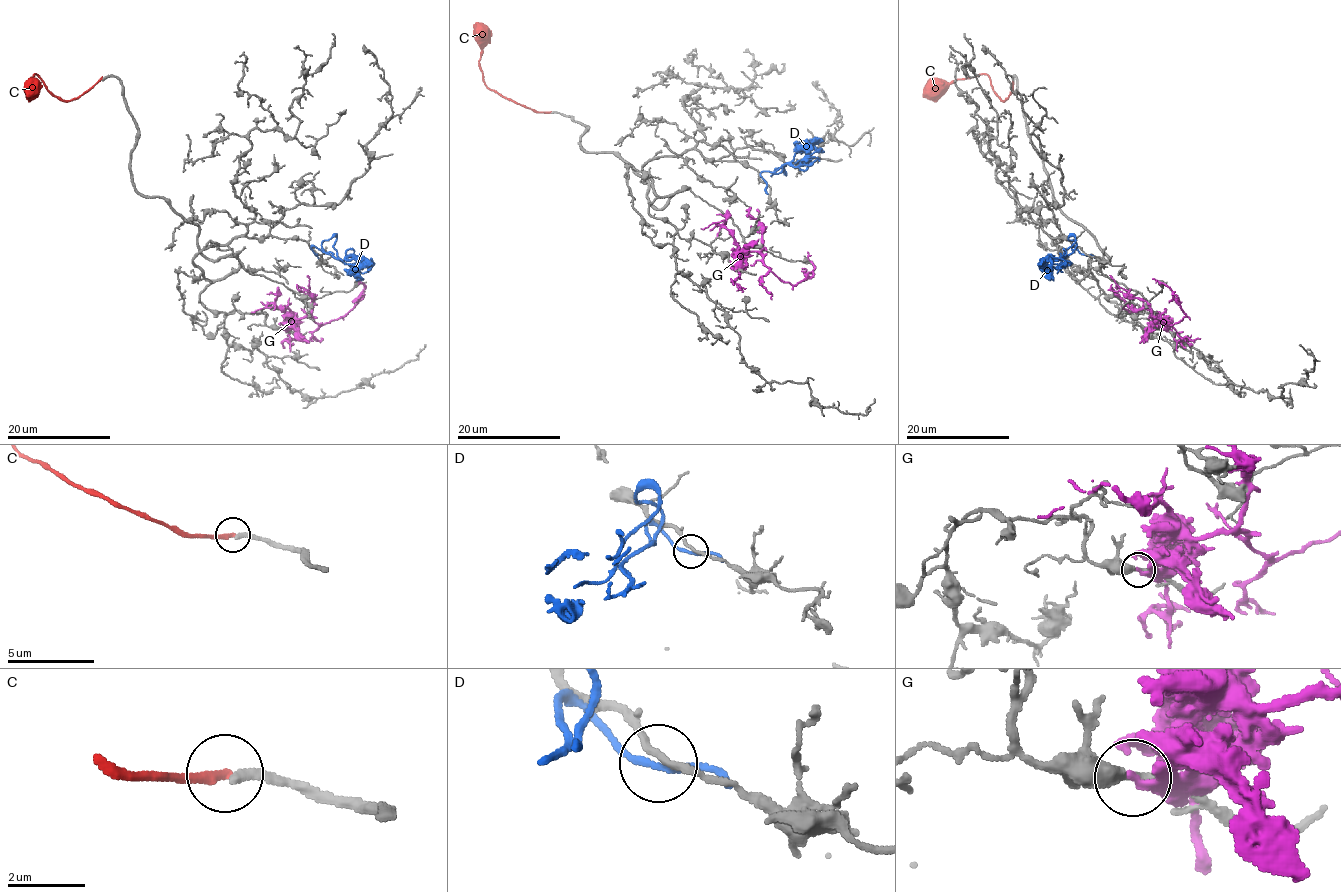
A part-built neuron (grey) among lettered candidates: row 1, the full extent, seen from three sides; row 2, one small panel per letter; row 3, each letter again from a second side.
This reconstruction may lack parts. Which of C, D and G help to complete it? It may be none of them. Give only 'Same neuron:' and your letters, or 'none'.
Same neuron: none

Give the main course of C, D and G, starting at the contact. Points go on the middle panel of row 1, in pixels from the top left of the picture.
C: (550, 112), (537, 112), (509, 100), (486, 85), (479, 66), (481, 42), (476, 22)
D: (766, 184), (762, 171), (775, 171), (787, 164), (807, 165), (797, 162)
G: (730, 262), (738, 262), (749, 251), (757, 251), (772, 272), (783, 281), (794, 285), (814, 268), (807, 251)

